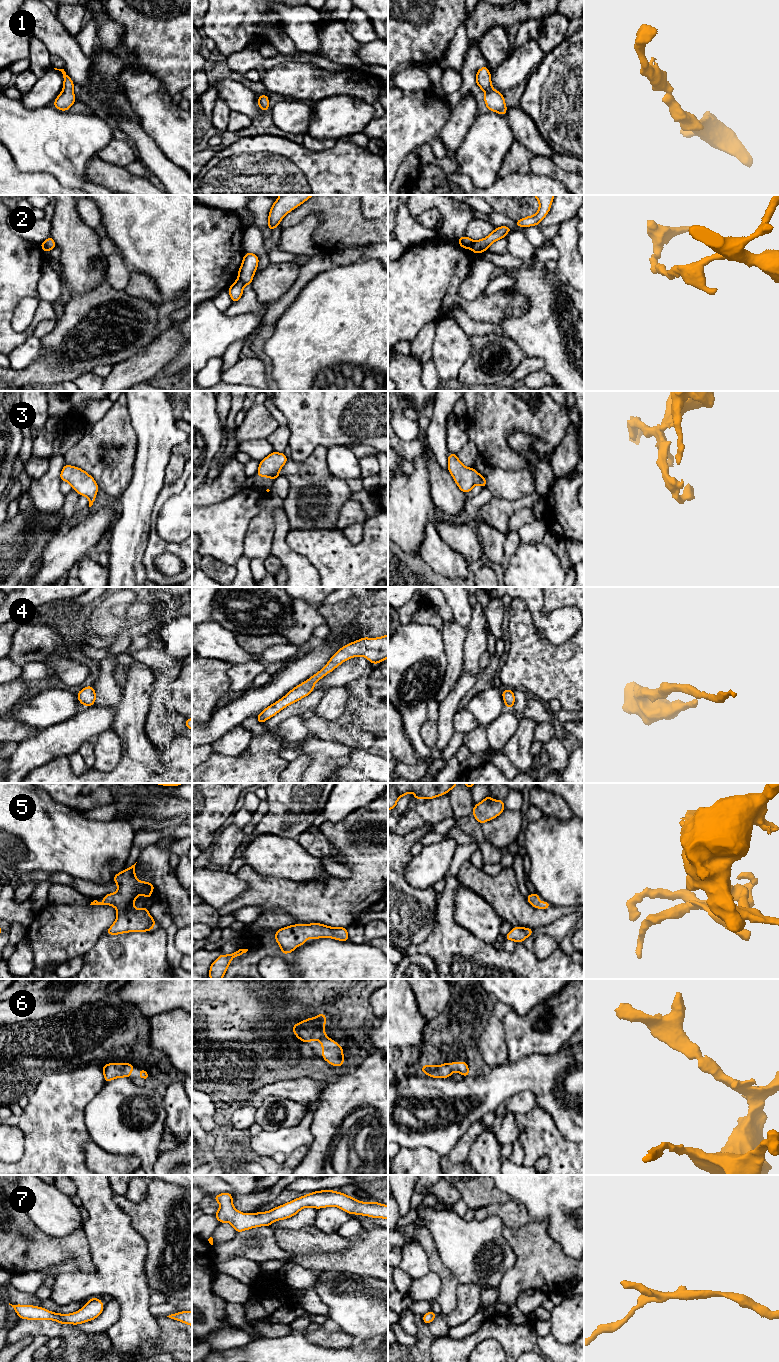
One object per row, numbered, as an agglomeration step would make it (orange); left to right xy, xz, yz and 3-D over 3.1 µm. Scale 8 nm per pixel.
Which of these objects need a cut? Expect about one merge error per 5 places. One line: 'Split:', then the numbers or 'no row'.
Split: 2

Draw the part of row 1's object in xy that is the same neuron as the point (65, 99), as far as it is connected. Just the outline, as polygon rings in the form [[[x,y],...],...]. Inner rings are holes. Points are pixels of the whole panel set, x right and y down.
[[[54,69],[62,72],[64,84],[62,92],[55,99],[53,105],[61,111],[67,111],[76,101],[76,96],[72,92],[75,85],[70,77],[66,74],[64,69]]]

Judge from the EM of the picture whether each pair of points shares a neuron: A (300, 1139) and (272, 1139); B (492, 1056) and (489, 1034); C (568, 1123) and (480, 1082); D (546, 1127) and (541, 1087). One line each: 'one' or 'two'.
A: one
B: one
C: one
D: two

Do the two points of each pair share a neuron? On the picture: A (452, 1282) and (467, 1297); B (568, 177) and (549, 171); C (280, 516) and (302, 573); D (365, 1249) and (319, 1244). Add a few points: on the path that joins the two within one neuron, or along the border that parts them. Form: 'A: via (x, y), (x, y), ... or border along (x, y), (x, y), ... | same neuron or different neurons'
A: border along (460, 1284), (456, 1290), (456, 1307), (453, 1310) | different neurons
B: via (563, 176), (554, 172) | same neuron
C: via (280, 530), (280, 549), (289, 559) | same neuron
D: border along (349, 1240), (349, 1245), (340, 1252), (324, 1253) | different neurons

